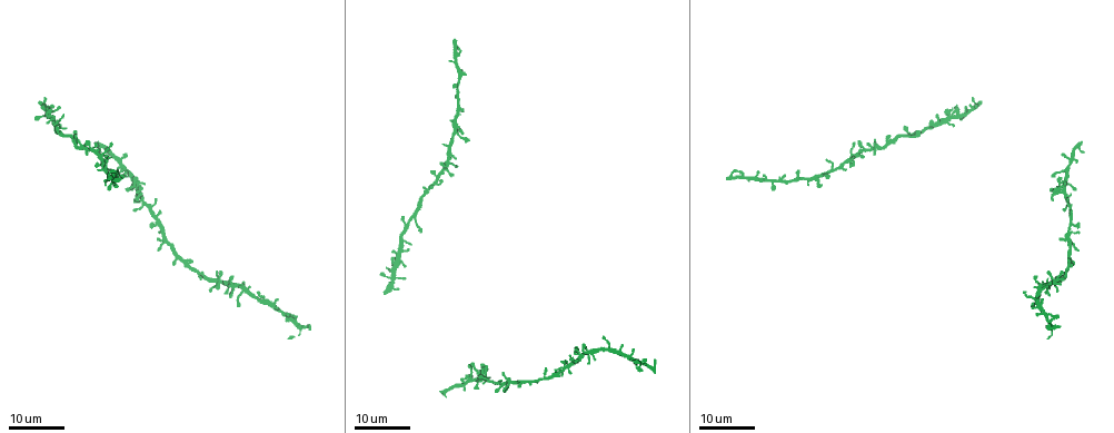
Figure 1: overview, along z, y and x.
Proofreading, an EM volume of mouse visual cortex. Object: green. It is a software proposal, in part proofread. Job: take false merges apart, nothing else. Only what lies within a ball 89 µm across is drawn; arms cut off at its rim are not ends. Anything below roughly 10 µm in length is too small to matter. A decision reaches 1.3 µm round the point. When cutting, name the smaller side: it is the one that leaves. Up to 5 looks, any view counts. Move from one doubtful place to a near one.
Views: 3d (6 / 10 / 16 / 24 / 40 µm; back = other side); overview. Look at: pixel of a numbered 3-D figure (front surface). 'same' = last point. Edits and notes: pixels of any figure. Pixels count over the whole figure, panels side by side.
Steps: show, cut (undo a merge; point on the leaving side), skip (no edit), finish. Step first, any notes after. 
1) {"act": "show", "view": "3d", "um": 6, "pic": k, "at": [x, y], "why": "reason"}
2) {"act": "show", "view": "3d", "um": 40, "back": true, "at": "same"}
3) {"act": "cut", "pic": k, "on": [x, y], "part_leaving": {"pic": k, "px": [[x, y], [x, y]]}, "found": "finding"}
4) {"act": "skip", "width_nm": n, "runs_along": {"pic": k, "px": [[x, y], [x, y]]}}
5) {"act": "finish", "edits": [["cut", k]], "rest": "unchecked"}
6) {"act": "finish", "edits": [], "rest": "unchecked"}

{"act": "show", "view": "3d", "um": 24, "pic": 1, "at": [943, 120], "why": "thin neck"}

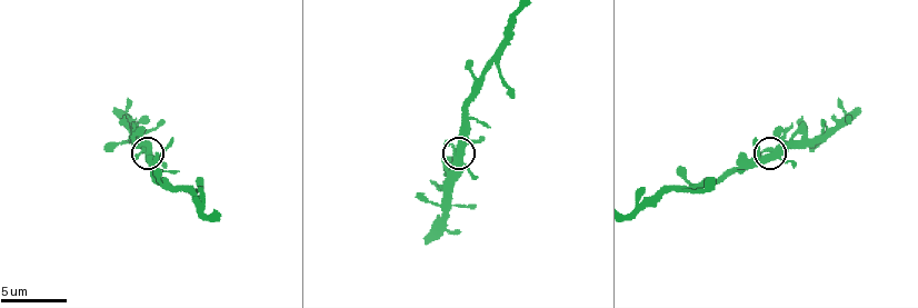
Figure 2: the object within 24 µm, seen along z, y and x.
{"act": "show", "view": "3d", "um": 10, "pic": 2, "at": [455, 153]}

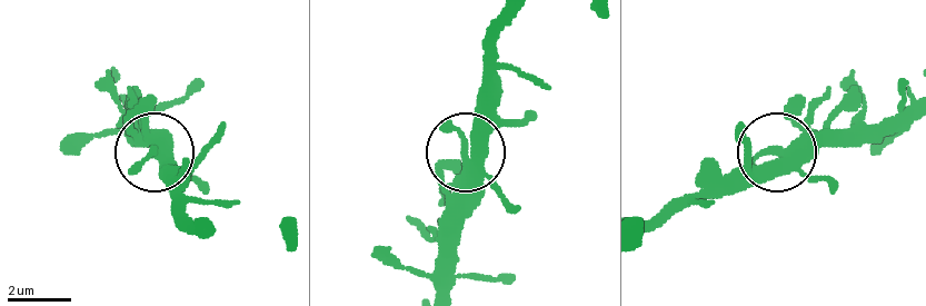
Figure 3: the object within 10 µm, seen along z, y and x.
{"act": "skip", "found": "continuous, no second neuron"}

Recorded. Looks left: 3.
{"act": "show", "view": "3d", "um": 10, "pic": 2, "at": [187, 187], "why": "thick turns thin"}

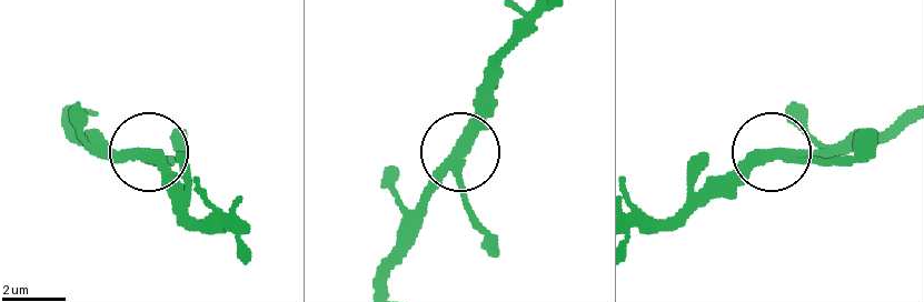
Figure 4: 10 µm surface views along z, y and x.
{"act": "skip", "found": "all the same neuron"}

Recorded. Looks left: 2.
{"act": "show", "view": "3d", "um": 24, "pic": 1, "at": [454, 131], "why": "thick turns thin"}

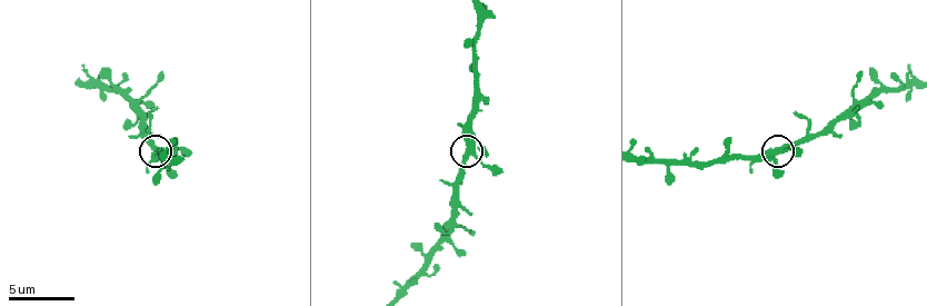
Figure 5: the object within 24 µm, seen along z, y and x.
{"act": "show", "view": "3d", "um": 10, "pic": 5, "at": [470, 151]}

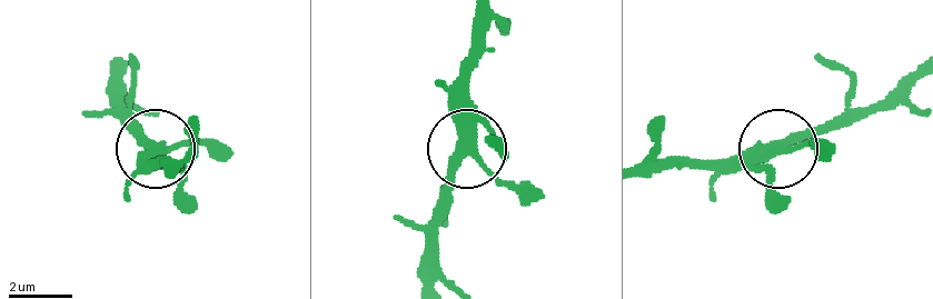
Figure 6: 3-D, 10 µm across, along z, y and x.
{"act": "skip", "runs_along": {"pic": 6, "px": [[909, 73], [869, 106], [804, 129], [781, 148], [687, 158]]}, "found": "one neuron here"}

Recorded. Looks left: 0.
{"act": "finish", "edits": [], "rest": "unchecked"}

